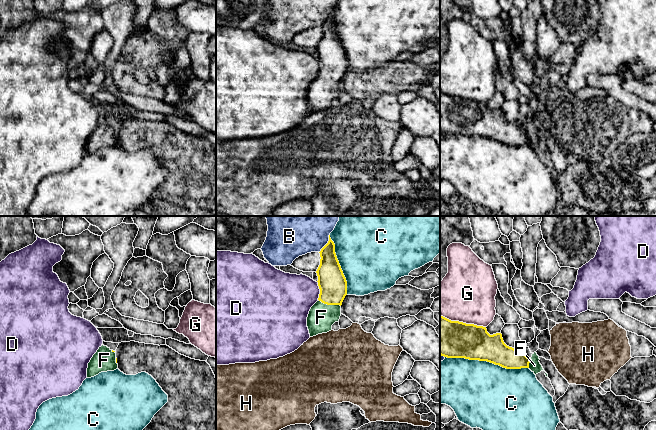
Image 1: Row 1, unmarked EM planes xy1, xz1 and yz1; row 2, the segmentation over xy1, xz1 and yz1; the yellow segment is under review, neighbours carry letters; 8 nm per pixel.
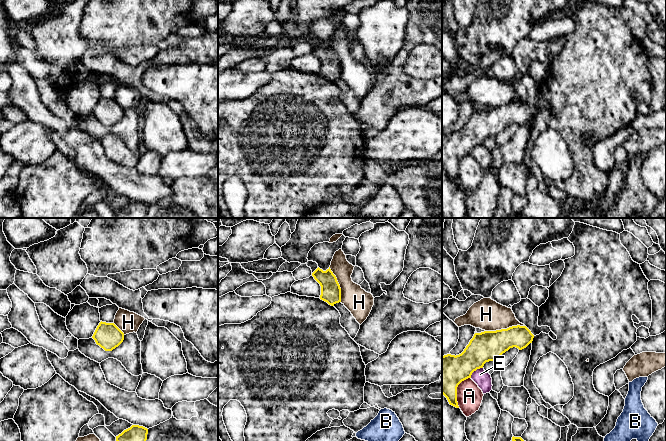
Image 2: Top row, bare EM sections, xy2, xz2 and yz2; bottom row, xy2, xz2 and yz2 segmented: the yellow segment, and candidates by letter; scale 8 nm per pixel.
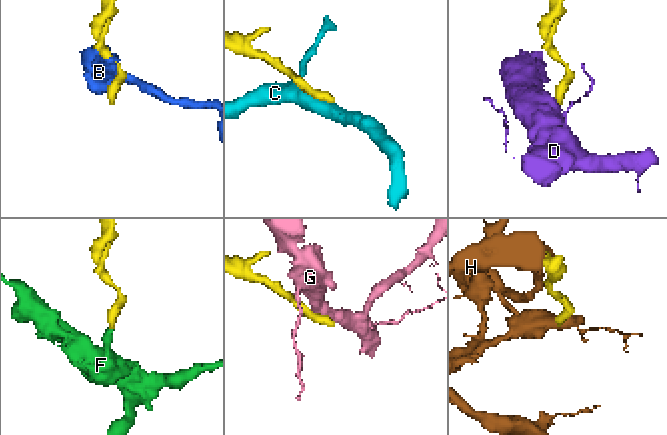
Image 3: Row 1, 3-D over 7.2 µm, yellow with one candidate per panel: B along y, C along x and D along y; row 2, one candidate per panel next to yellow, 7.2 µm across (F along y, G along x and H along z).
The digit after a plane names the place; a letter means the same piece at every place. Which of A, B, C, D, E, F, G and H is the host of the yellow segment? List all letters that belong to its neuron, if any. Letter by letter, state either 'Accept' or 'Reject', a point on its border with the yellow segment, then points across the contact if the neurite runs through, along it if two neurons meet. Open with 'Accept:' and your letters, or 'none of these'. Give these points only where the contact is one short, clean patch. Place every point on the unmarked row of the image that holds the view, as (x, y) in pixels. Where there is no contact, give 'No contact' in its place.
Accept: F
A: Reject. Touches yellow at yz2 (456, 166)
B: Reject. Touches yellow at xz1 (327, 19)
C: Reject. Touches yellow at yz1 (487, 137)
D: Reject. Touches yellow at xz1 (320, 66). Boundary: xz1 (317, 57), (319, 65), (318, 75)
E: Reject. Touches yellow at yz2 (475, 146)
F: Accept. Touches yellow at xz1 (329, 80). Path across: xz1 (332, 59), (332, 71), (329, 80), (321, 93)
G: Reject. Touches yellow at yz1 (462, 98)
H: Reject. Touches yellow at yz2 (504, 105). Boundary: yz2 (524, 101), (512, 101), (506, 104), (485, 107)

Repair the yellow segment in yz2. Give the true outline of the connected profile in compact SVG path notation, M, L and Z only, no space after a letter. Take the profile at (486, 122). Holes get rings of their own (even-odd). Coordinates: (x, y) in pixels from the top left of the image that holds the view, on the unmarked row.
M512 102L507 105L496 107L484 107L475 109L464 127L459 131L447 130L442 132L442 170L447 174L450 181L459 184L457 178L458 161L471 154L471 151L477 145L483 144L489 137L496 137L503 129L510 124L516 123L519 126L526 124L532 119L534 111L526 102Z

